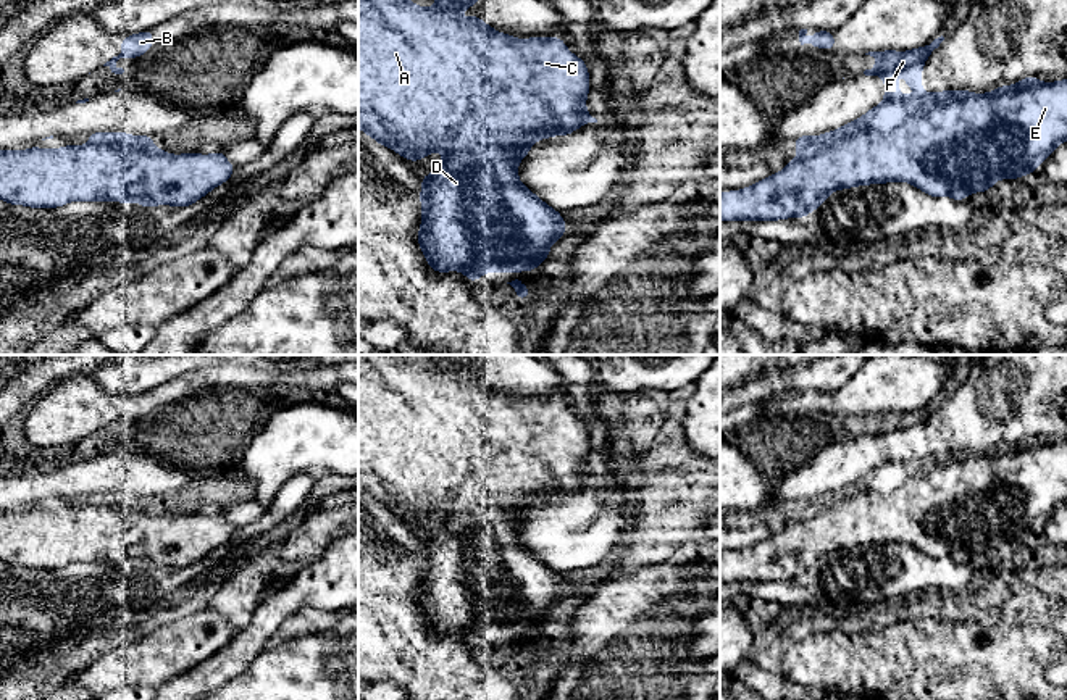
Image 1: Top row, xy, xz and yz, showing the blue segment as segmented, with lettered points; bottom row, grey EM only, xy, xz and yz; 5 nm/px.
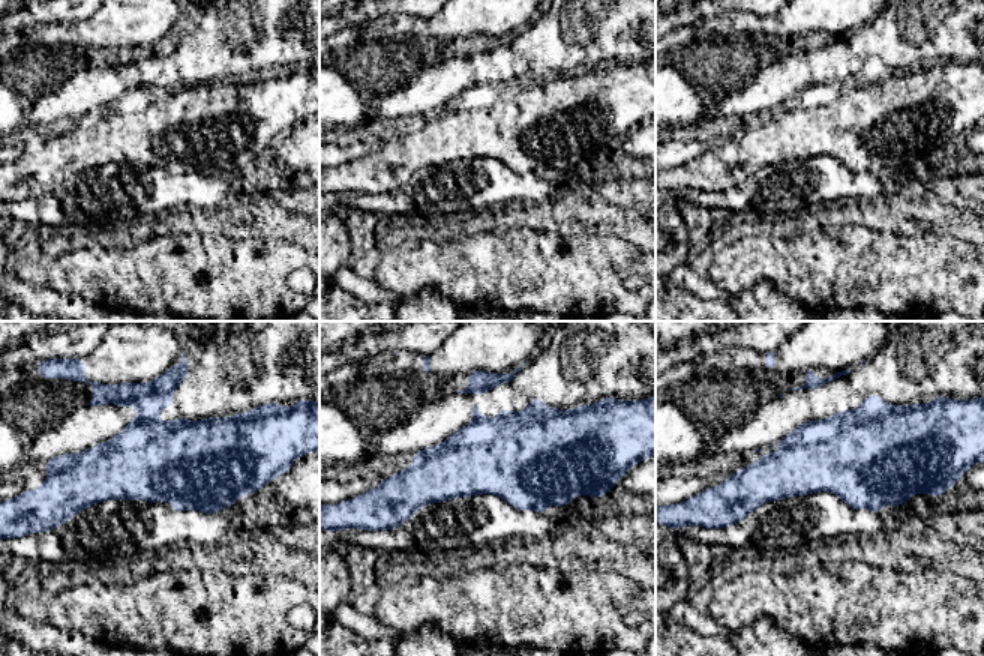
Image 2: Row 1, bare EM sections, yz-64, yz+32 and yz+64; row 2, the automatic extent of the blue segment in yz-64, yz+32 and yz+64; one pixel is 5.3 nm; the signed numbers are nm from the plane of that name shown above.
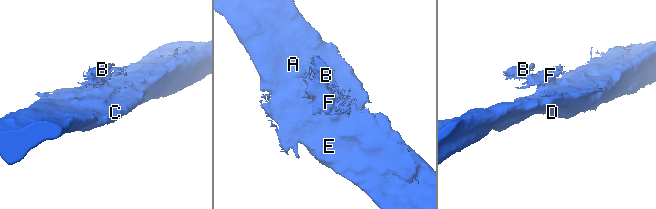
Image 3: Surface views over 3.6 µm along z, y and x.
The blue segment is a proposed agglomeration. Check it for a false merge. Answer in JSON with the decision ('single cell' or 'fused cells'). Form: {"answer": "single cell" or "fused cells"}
{"answer": "single cell"}

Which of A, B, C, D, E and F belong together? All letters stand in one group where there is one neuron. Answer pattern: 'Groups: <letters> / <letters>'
Groups: A B C D E F

